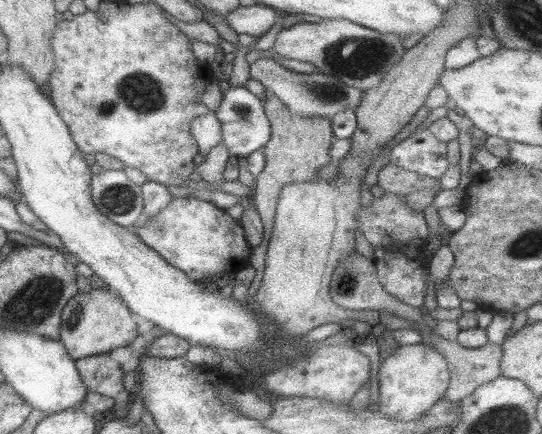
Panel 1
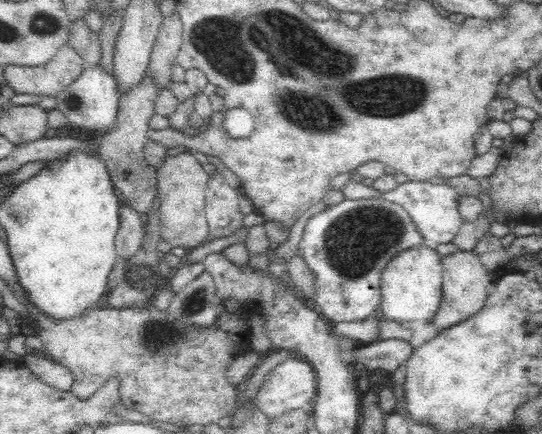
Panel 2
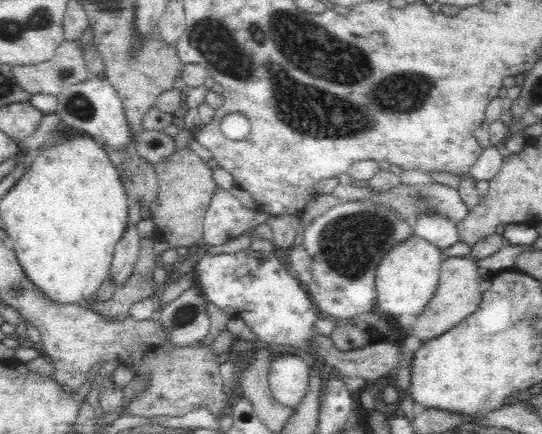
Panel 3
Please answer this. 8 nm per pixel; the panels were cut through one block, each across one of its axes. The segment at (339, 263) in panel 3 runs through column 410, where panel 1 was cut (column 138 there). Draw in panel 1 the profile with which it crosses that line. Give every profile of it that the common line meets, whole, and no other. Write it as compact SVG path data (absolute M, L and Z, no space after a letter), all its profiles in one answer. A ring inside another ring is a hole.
M173 198L157 216L139 220L133 232L141 242L153 248L169 266L183 270L191 282L205 282L203 278L213 278L223 272L237 272L249 264L251 246L245 240L243 226L229 218L221 208L199 198Z

